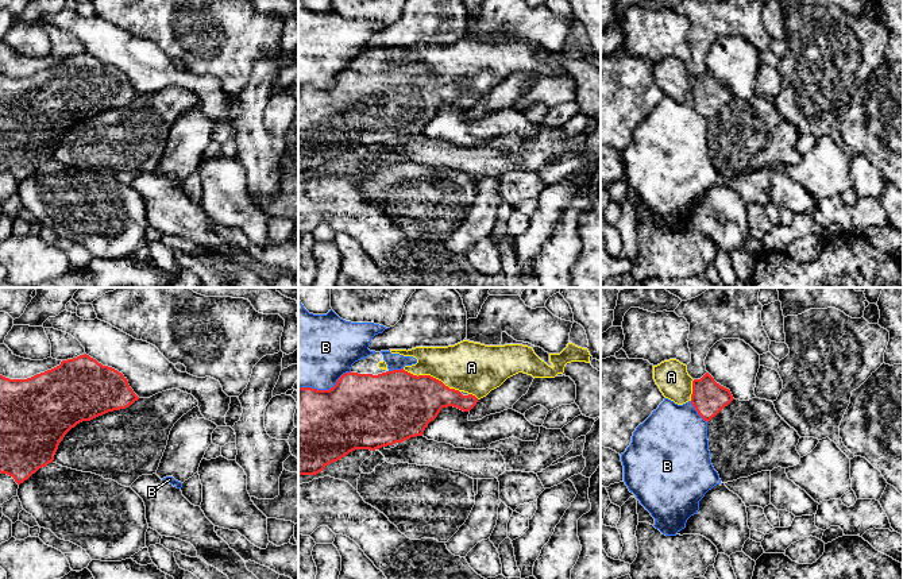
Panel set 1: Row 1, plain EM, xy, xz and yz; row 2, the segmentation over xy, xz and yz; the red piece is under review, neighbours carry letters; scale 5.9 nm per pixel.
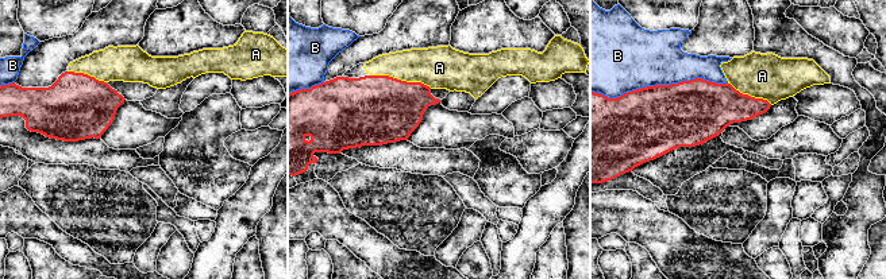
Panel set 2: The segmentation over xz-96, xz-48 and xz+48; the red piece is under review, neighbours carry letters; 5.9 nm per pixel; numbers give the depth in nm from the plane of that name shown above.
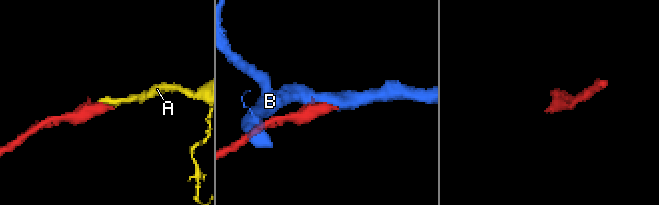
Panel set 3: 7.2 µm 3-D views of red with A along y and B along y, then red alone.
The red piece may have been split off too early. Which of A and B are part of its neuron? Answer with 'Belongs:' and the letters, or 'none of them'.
Belongs: A

